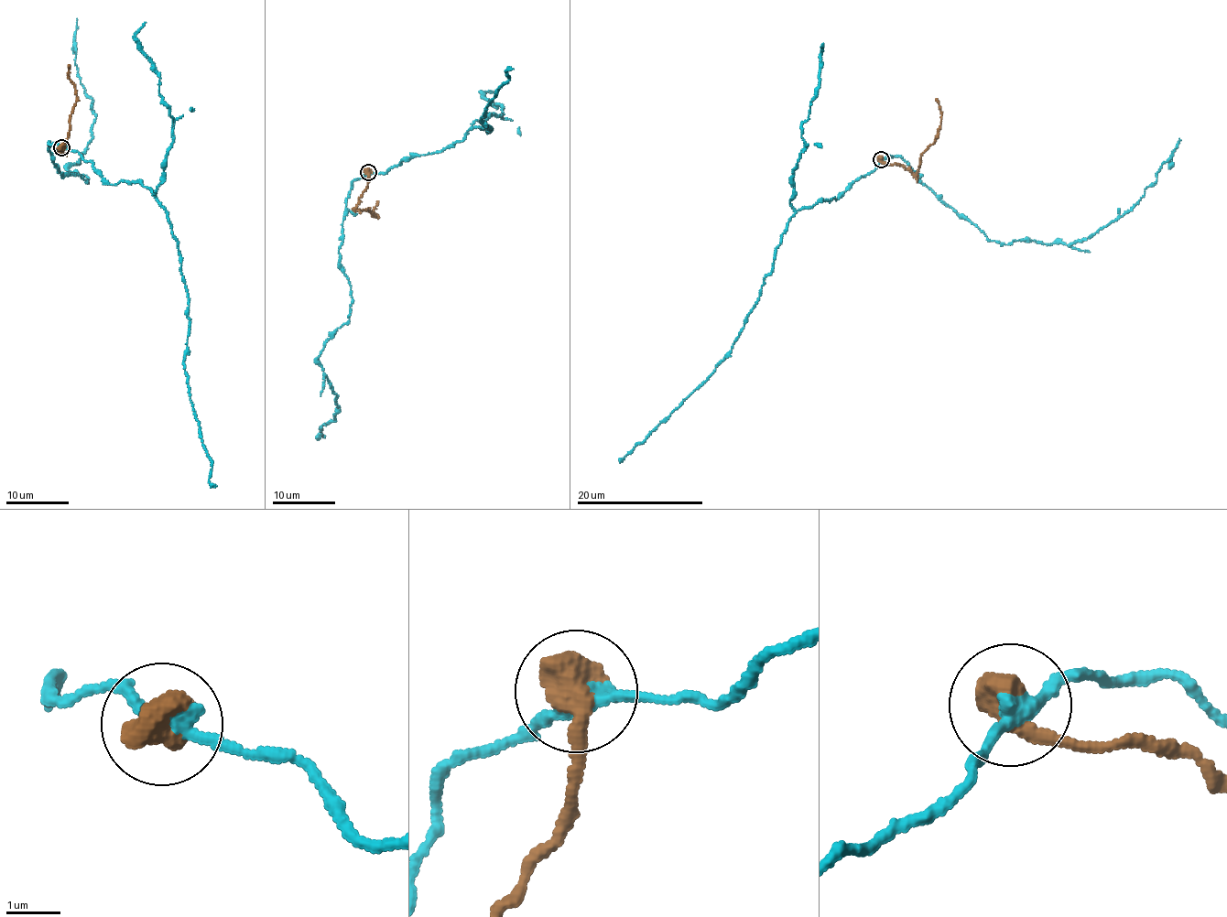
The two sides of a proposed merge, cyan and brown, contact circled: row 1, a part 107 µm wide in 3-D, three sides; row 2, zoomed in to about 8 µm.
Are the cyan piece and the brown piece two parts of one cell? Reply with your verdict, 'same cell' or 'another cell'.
another cell

